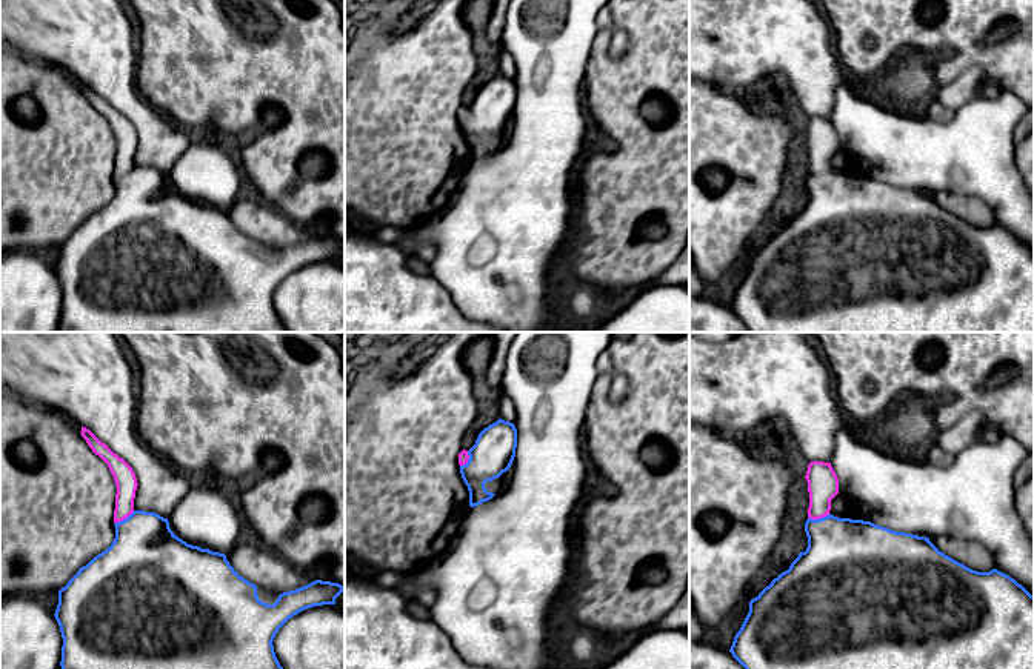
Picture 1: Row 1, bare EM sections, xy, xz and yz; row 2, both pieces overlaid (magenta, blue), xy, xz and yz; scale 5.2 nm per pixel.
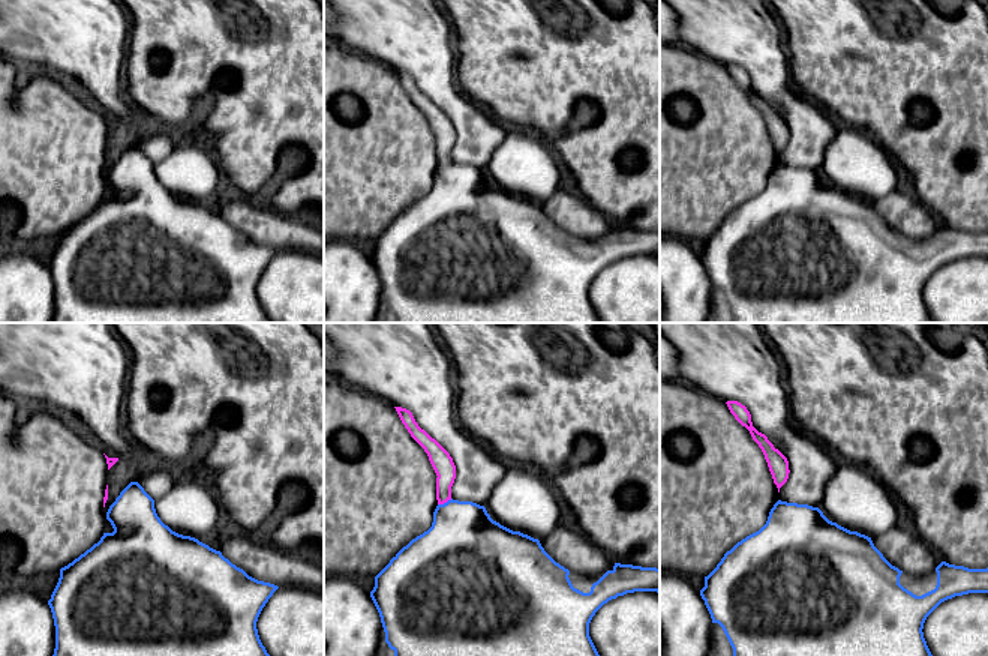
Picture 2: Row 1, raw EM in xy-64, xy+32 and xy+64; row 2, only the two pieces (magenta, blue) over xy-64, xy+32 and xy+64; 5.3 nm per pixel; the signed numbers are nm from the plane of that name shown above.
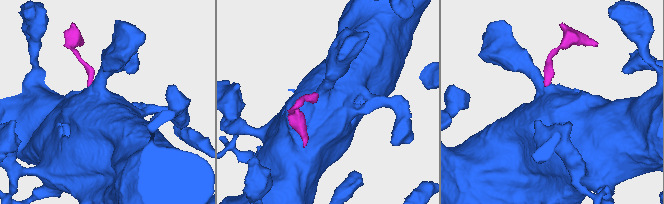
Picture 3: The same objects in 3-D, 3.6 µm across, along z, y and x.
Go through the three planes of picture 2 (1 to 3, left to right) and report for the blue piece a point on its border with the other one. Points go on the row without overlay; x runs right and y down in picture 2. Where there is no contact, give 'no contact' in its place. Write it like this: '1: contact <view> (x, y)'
1: no contact
2: contact xy+32 (444, 165)
3: no contact

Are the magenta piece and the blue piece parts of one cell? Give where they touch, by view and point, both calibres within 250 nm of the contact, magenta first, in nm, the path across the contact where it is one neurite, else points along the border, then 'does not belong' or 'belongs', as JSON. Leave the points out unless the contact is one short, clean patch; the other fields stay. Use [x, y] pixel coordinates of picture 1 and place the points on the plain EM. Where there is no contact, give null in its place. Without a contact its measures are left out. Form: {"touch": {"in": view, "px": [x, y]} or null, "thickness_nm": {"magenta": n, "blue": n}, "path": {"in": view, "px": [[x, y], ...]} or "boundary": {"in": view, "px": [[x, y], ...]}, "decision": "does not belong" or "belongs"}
{"touch": {"in": "yz", "px": [819, 173]}, "thickness_nm": {"magenta": 160, "blue": 400}, "path": {"in": "yz", "px": [[822, 137], [819, 173], [822, 185], [845, 213]]}, "decision": "belongs"}

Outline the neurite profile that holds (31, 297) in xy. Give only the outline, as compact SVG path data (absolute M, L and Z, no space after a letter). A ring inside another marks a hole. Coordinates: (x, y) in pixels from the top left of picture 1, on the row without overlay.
M29 249L0 254L0 332L57 332L63 294L60 281Z

